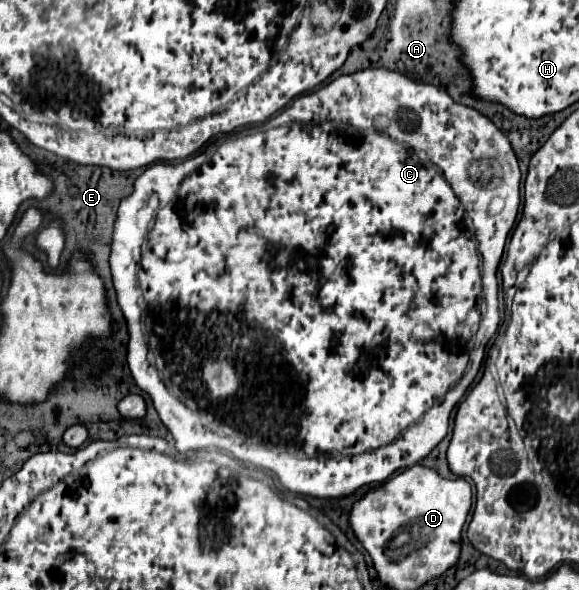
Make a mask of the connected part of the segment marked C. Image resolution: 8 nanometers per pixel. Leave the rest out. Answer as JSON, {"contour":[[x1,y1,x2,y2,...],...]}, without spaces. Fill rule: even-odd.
{"contour":[[383,67,363,69,353,75,341,75,331,83,309,91,309,95,299,95,277,117,261,125,253,125,245,131,235,131,219,141,211,141,207,149,193,159,181,163,149,165,145,173,135,181,133,193,125,197,119,205,109,263,117,303,122,313,125,313,131,337,127,345,129,369,135,383,153,399,153,405,163,425,175,437,177,451,201,451,207,445,219,447,219,437,231,437,243,449,243,457,239,455,241,461,251,463,259,469,269,469,279,477,285,489,313,497,351,495,363,485,383,483,389,479,391,473,407,469,409,465,415,465,417,461,427,457,429,451,447,435,451,411,473,383,485,353,485,345,500,324,499,284,495,279,495,269,501,261,509,231,519,211,519,181,521,171,509,139,491,123,489,117,473,107,455,103,443,89,435,85,415,83,405,75],[353,127,373,127,373,133,361,133,361,129],[493,157,501,165,501,183,475,185,475,181,469,177,469,165,473,161],[483,297,485,311,479,325],[143,309,145,317,149,317,149,333,141,319],[475,339,479,343,477,349,473,349],[163,343,169,343,171,351,167,351,165,355,165,371,159,377,157,369,149,363,147,353,149,347,163,347],[459,381,465,381,465,387,457,385]]}

